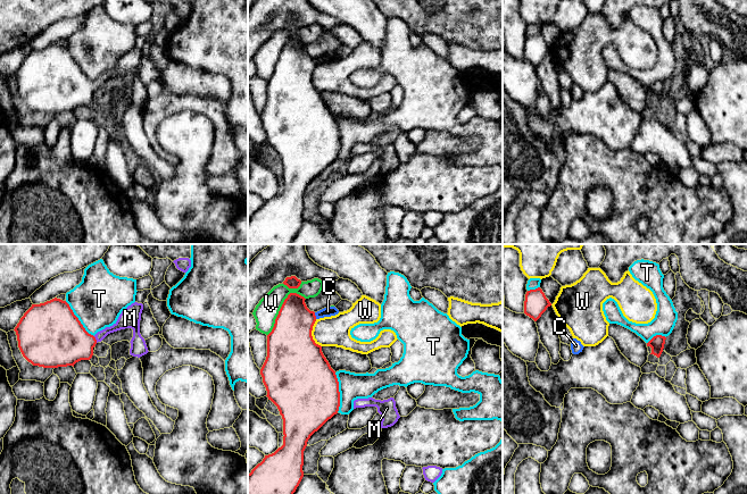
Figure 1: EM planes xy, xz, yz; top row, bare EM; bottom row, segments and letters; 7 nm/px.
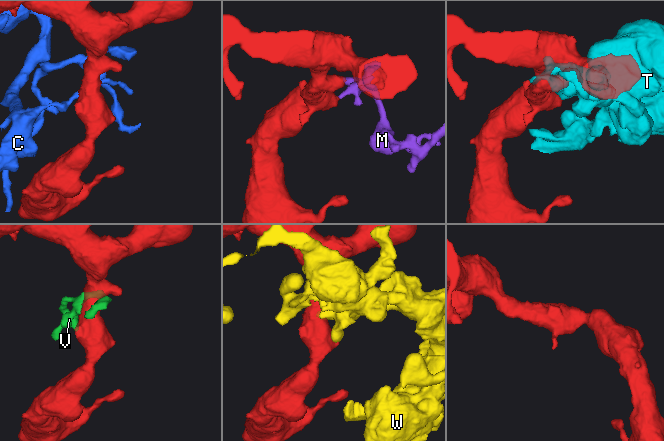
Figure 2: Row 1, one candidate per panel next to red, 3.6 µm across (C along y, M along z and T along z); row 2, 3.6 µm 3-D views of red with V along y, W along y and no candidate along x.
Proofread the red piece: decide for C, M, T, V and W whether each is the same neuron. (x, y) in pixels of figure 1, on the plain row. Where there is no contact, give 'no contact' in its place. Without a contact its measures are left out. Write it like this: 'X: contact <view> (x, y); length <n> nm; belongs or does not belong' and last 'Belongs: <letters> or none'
C: contact xz (315, 61); length 50 nm; does not belong
M: contact xy (96, 85); length 50 nm; belongs
T: contact xz (339, 137); length 280 nm; does not belong
V: contact xz (281, 53); length 380 nm; does not belong
W: contact xz (310, 80); length 200 nm; does not belong
Belongs: M

